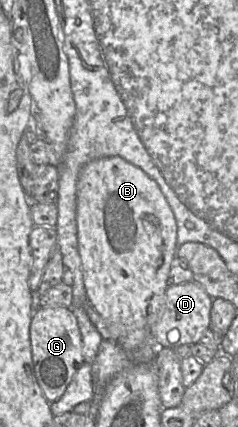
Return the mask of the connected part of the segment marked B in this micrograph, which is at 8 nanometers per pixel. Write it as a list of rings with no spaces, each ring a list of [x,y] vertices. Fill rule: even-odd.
[[[105,157],[88,162],[81,170],[77,227],[86,298],[106,323],[126,328],[116,342],[131,353],[151,337],[151,326],[164,308],[168,275],[177,249],[174,214],[158,184],[145,172],[121,157]]]

